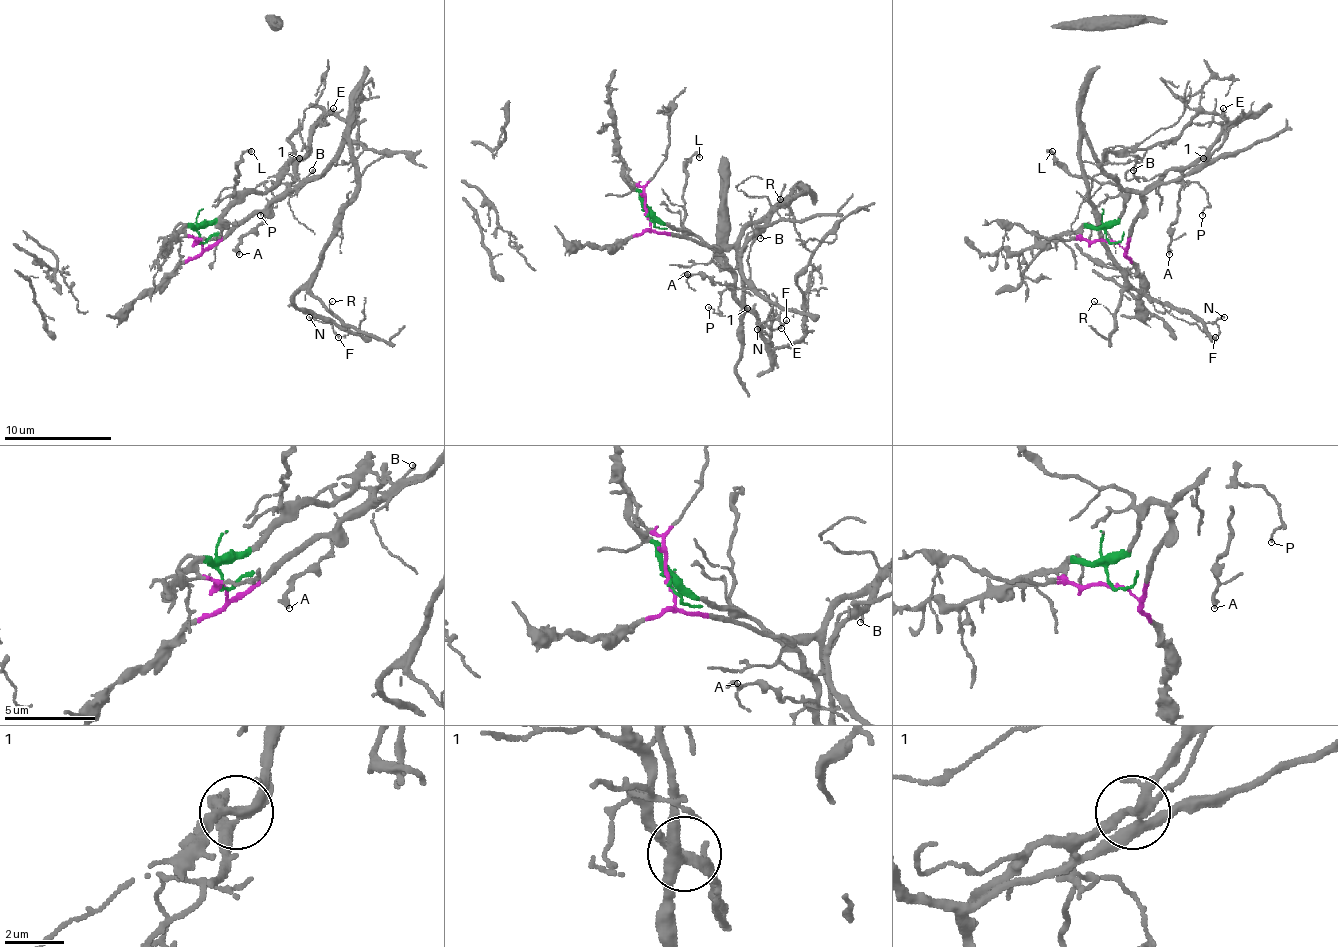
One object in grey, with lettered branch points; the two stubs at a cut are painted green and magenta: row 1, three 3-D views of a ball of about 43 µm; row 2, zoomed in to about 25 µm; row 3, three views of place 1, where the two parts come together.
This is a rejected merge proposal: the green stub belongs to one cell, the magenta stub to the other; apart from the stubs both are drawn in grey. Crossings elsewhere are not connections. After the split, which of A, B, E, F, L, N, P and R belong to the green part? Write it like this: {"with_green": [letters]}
{"with_green": ["A", "B", "E", "L", "P"]}

